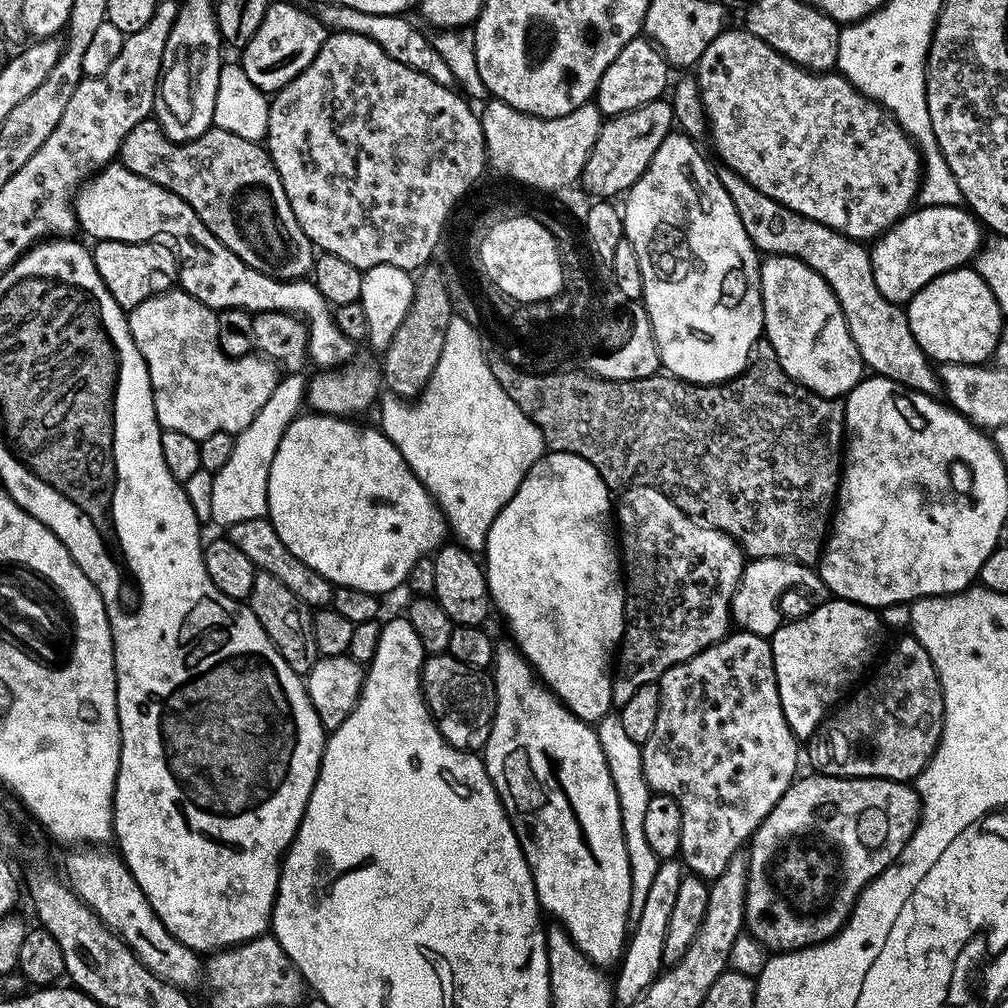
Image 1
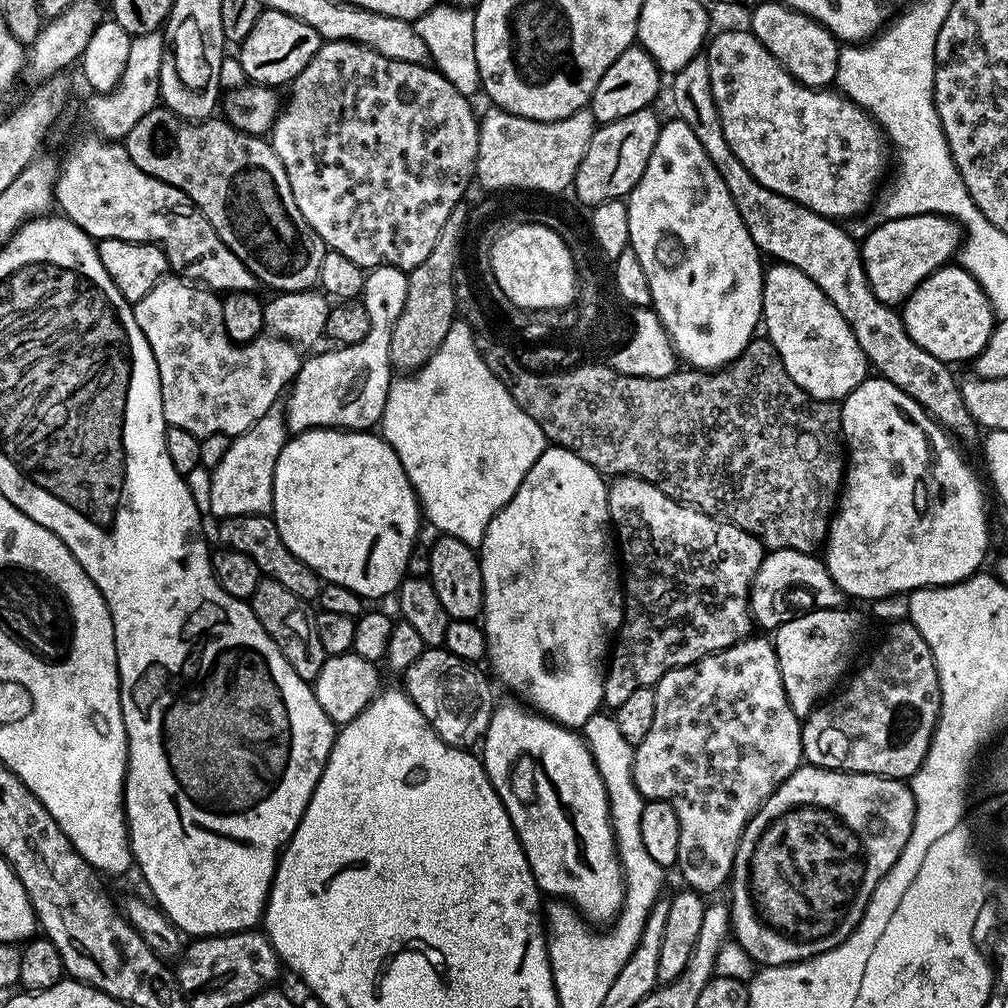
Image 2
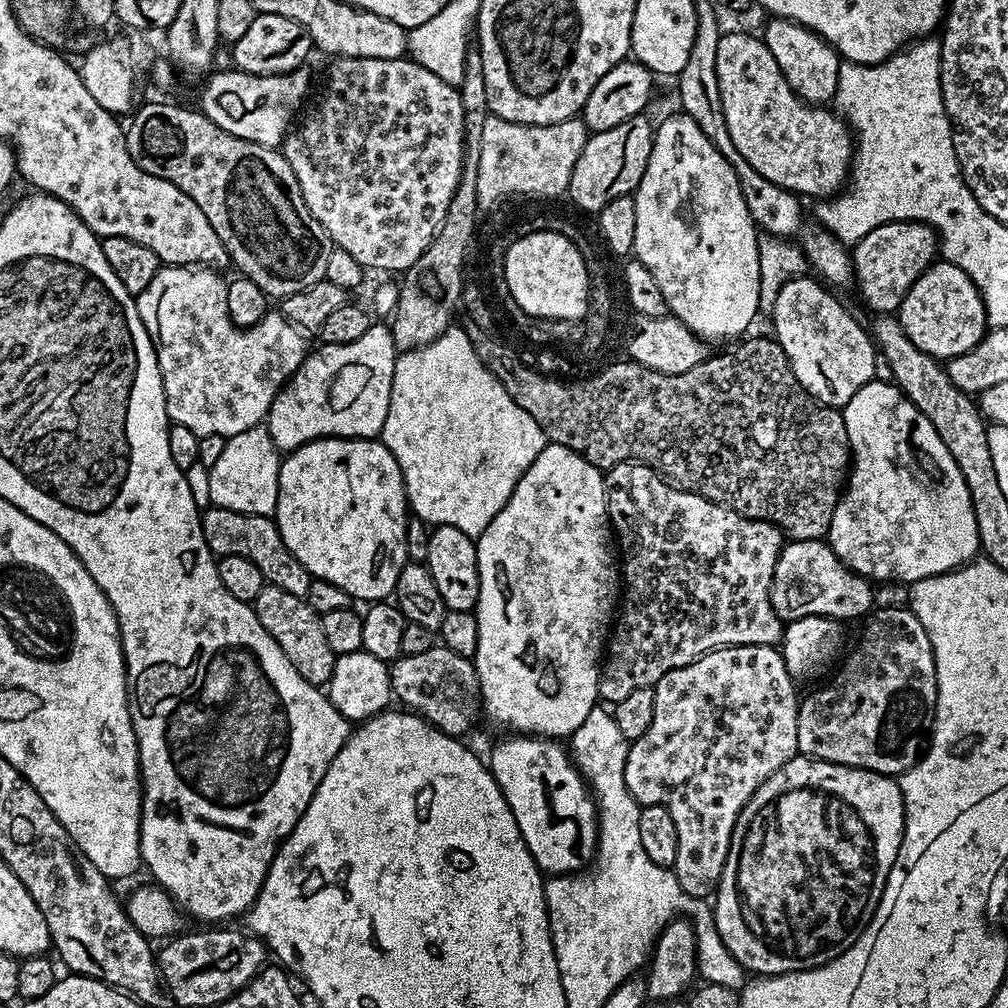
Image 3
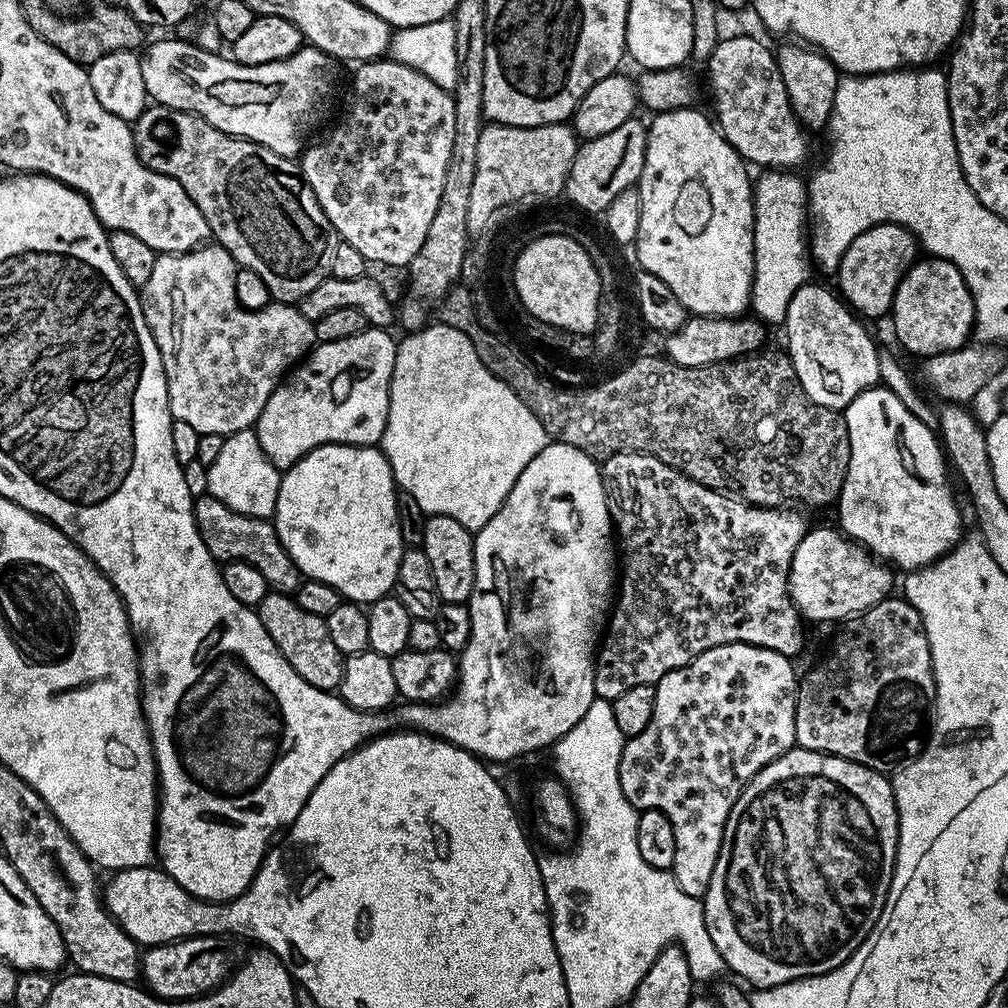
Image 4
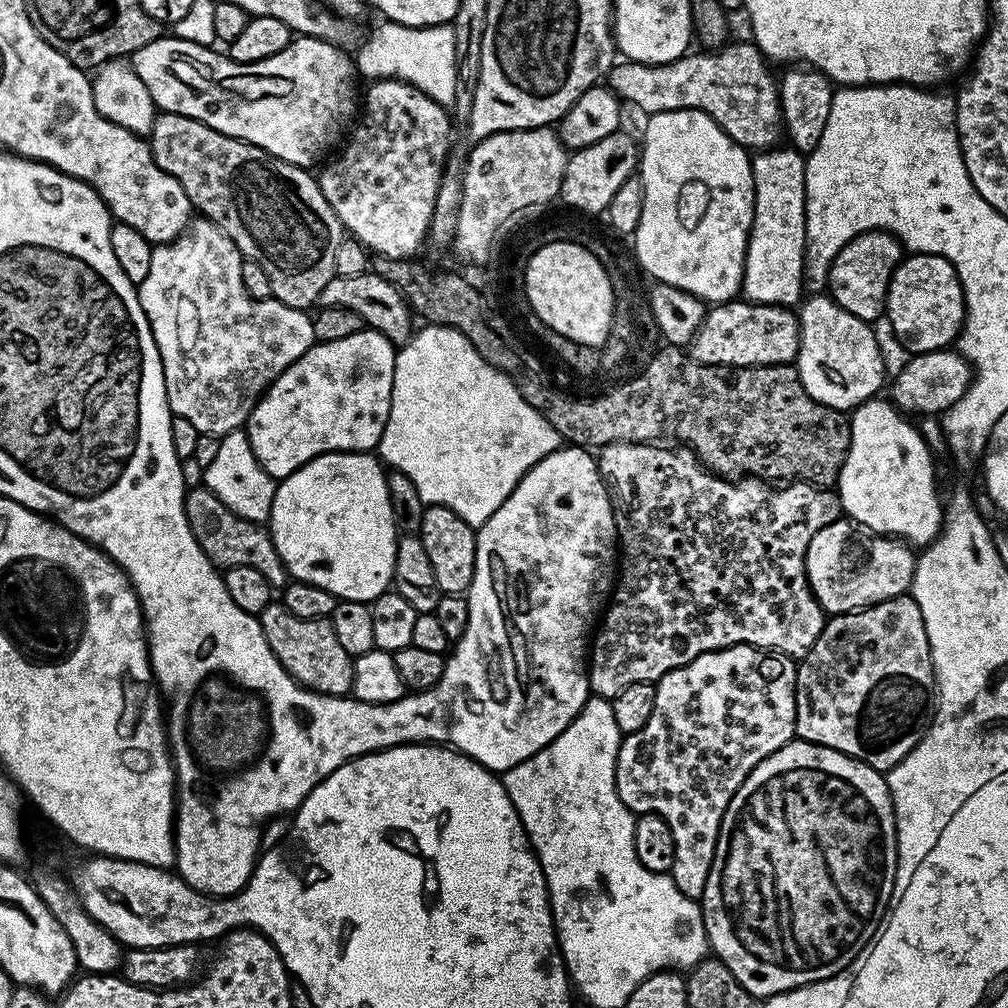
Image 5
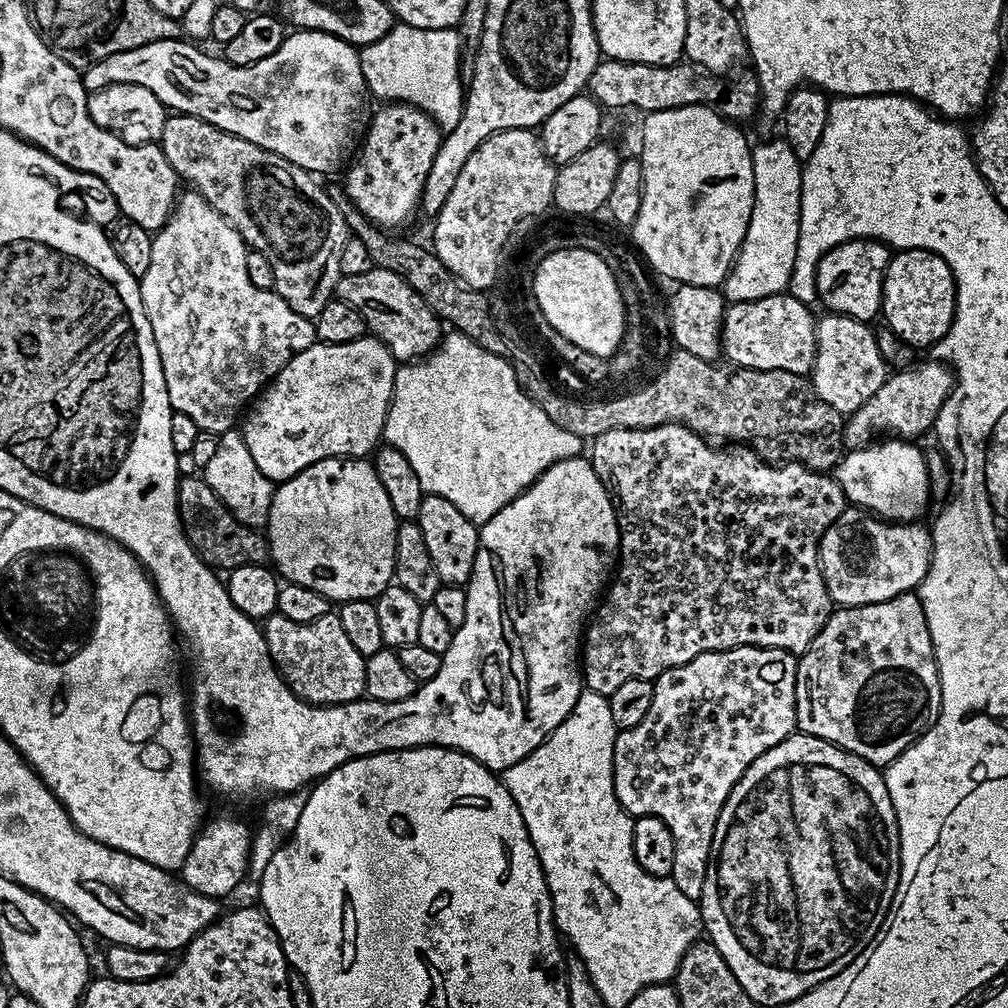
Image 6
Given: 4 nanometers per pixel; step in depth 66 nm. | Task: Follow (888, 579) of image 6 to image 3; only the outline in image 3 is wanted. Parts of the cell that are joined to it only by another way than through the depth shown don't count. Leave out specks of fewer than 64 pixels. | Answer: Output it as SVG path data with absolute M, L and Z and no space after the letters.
M793 540L780 550L770 595L772 609L781 621L795 620L797 616L831 616L833 620L847 622L873 611L872 588L869 581L839 560L824 540Z

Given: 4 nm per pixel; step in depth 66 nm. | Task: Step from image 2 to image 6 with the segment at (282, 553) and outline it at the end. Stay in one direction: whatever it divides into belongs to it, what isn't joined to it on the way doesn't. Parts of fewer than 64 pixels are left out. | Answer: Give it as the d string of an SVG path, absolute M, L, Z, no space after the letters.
M203 475L180 476L176 486L176 505L184 537L213 570L231 570L238 566L268 564L268 538L263 531L244 525L222 503L218 494L207 484Z

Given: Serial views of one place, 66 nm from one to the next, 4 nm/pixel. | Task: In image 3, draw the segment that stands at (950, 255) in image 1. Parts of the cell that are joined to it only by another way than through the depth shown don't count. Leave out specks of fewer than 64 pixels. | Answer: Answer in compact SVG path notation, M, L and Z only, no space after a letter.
M895 220L870 230L870 234L862 237L851 249L850 255L855 287L860 287L860 296L868 303L869 310L872 314L892 314L899 309L910 286L914 286L918 277L937 259L938 237L927 224L911 220Z

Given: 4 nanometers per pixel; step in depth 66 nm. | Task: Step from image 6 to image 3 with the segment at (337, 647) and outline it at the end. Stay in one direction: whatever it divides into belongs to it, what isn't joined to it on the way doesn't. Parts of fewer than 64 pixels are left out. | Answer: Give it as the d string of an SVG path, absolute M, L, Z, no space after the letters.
M265 584L254 607L258 622L262 622L266 634L270 634L274 642L278 642L282 654L290 658L290 666L294 666L294 670L298 670L298 674L302 674L306 682L317 686L327 685L328 679L334 674L336 655L326 642L320 615L309 606L307 599L286 594L286 590L278 590L278 586L273 584Z

